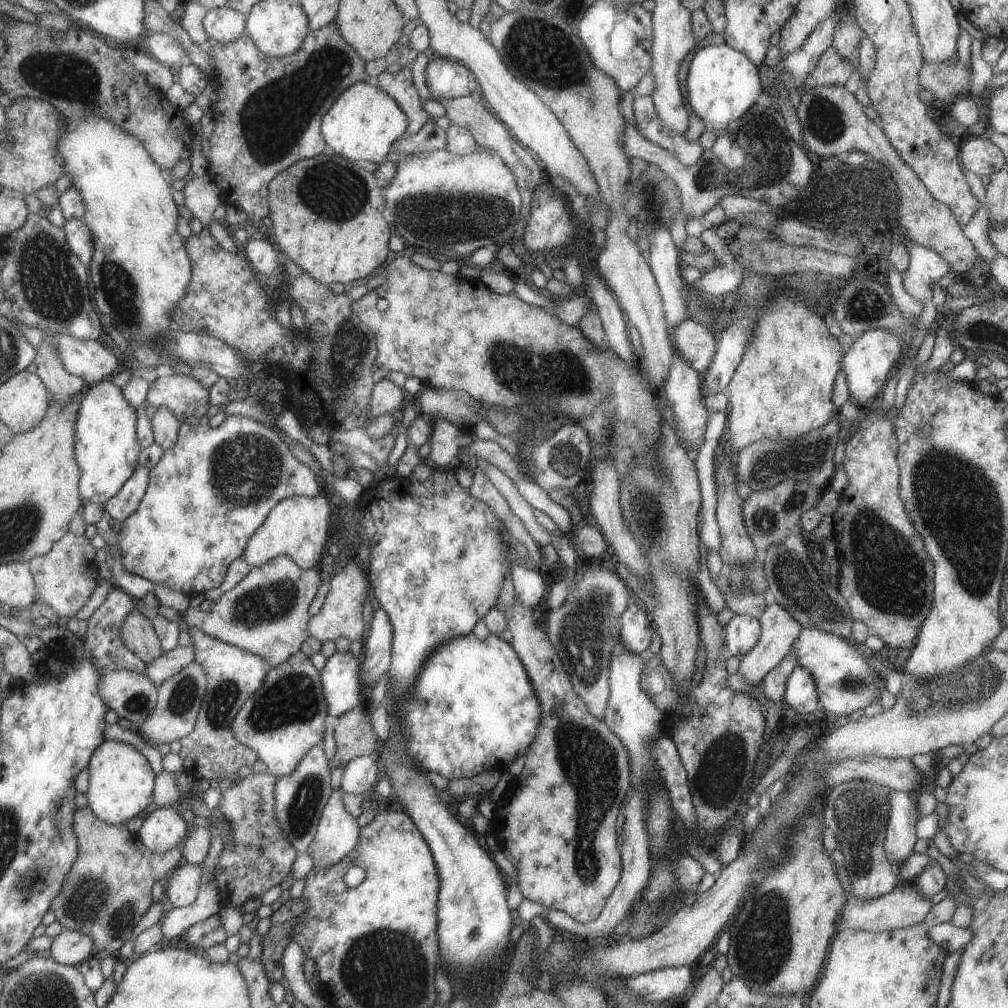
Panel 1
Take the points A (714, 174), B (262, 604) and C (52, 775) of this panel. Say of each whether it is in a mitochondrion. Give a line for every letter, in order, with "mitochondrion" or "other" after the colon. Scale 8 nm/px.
A: mitochondrion
B: mitochondrion
C: other

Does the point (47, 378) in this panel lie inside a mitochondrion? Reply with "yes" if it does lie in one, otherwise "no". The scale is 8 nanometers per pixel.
no

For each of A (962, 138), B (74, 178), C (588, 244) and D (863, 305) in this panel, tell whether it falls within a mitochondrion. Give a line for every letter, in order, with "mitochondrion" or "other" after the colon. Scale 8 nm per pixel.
A: other
B: other
C: other
D: mitochondrion

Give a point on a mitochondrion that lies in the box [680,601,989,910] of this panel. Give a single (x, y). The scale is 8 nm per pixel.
(723, 768)

